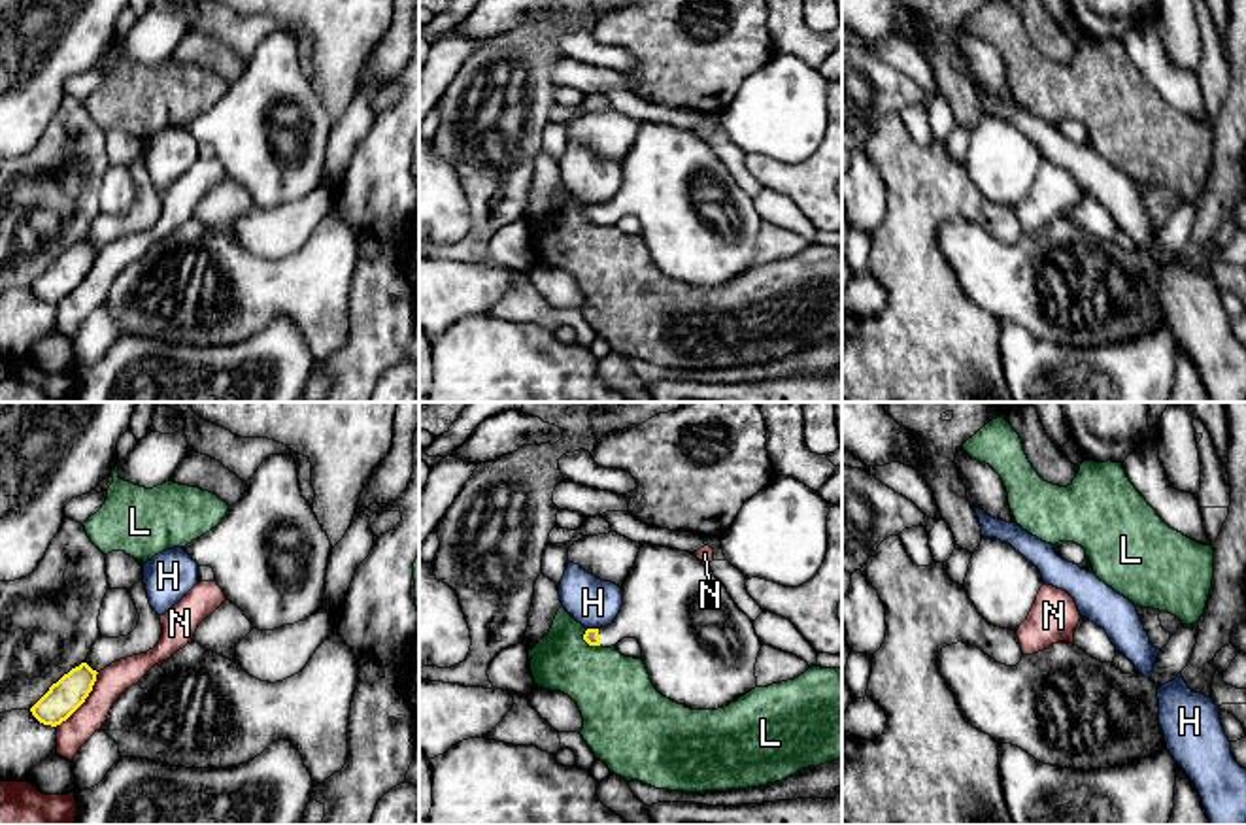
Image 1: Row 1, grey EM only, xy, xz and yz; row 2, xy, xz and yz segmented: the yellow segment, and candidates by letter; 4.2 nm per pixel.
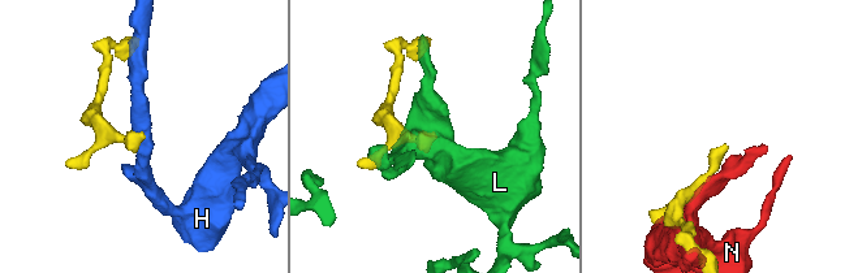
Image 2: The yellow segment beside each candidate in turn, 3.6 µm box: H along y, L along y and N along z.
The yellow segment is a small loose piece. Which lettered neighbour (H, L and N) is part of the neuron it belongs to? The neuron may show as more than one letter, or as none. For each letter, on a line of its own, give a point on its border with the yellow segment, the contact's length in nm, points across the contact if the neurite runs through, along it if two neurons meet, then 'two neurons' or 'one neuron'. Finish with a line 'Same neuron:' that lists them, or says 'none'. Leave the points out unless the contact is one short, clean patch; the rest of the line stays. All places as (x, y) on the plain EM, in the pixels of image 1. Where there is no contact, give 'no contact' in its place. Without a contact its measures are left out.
H: contact xz (593, 206); length 50 nm; border xz (588, 204), (597, 206); two neurons
L: contact xz (588, 219); length 100 nm; border xz (586, 206), (584, 216), (599, 223); two neurons
N: contact xy (84, 278); length 300 nm; two neurons
Same neuron: none

